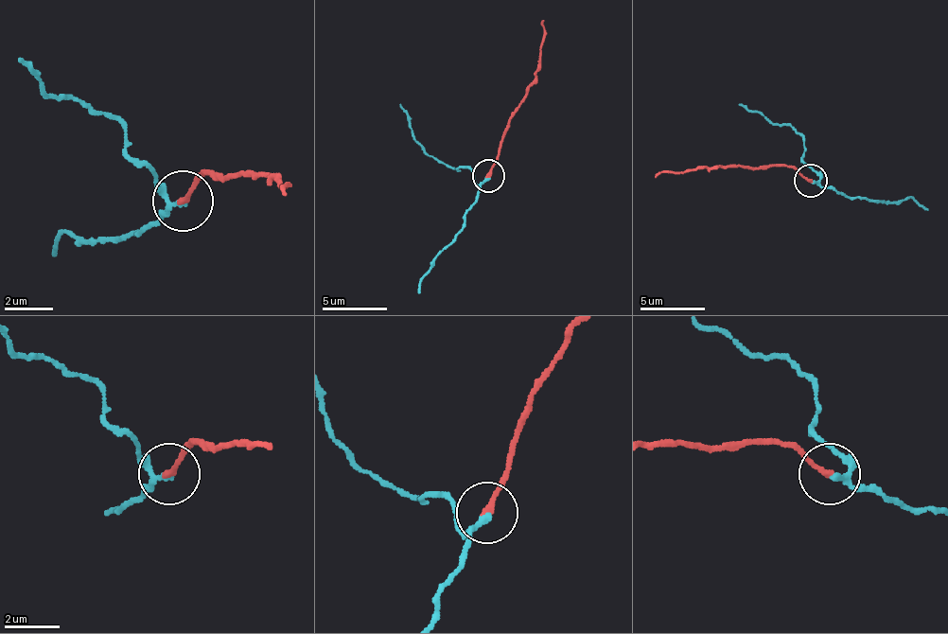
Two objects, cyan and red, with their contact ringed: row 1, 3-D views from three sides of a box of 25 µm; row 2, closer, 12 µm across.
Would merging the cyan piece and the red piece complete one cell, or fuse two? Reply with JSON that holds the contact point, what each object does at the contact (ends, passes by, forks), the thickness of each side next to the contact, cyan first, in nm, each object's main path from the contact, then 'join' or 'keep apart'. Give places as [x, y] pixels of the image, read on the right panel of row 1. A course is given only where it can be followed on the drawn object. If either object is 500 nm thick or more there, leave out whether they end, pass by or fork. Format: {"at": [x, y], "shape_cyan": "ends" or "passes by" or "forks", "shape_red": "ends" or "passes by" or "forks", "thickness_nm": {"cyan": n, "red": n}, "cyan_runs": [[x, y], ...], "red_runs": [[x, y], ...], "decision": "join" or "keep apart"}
{"at": [810, 181], "shape_cyan": "passes by", "shape_red": "ends", "thickness_nm": {"cyan": 180, "red": 220}, "cyan_runs": [[811, 181], [821, 178], [801, 158], [804, 155], [804, 139], [798, 132], [749, 113], [739, 103]], "red_runs": [[811, 181], [785, 165], [762, 168], [727, 165], [693, 171], [661, 171], [655, 178]], "decision": "join"}

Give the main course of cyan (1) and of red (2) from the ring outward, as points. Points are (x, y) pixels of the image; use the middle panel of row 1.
1: (487, 176), (481, 186), (465, 167), (455, 169), (438, 163), (412, 133), (409, 114), (399, 104)
2: (487, 176), (500, 150), (503, 127), (527, 92), (539, 59), (543, 20)

